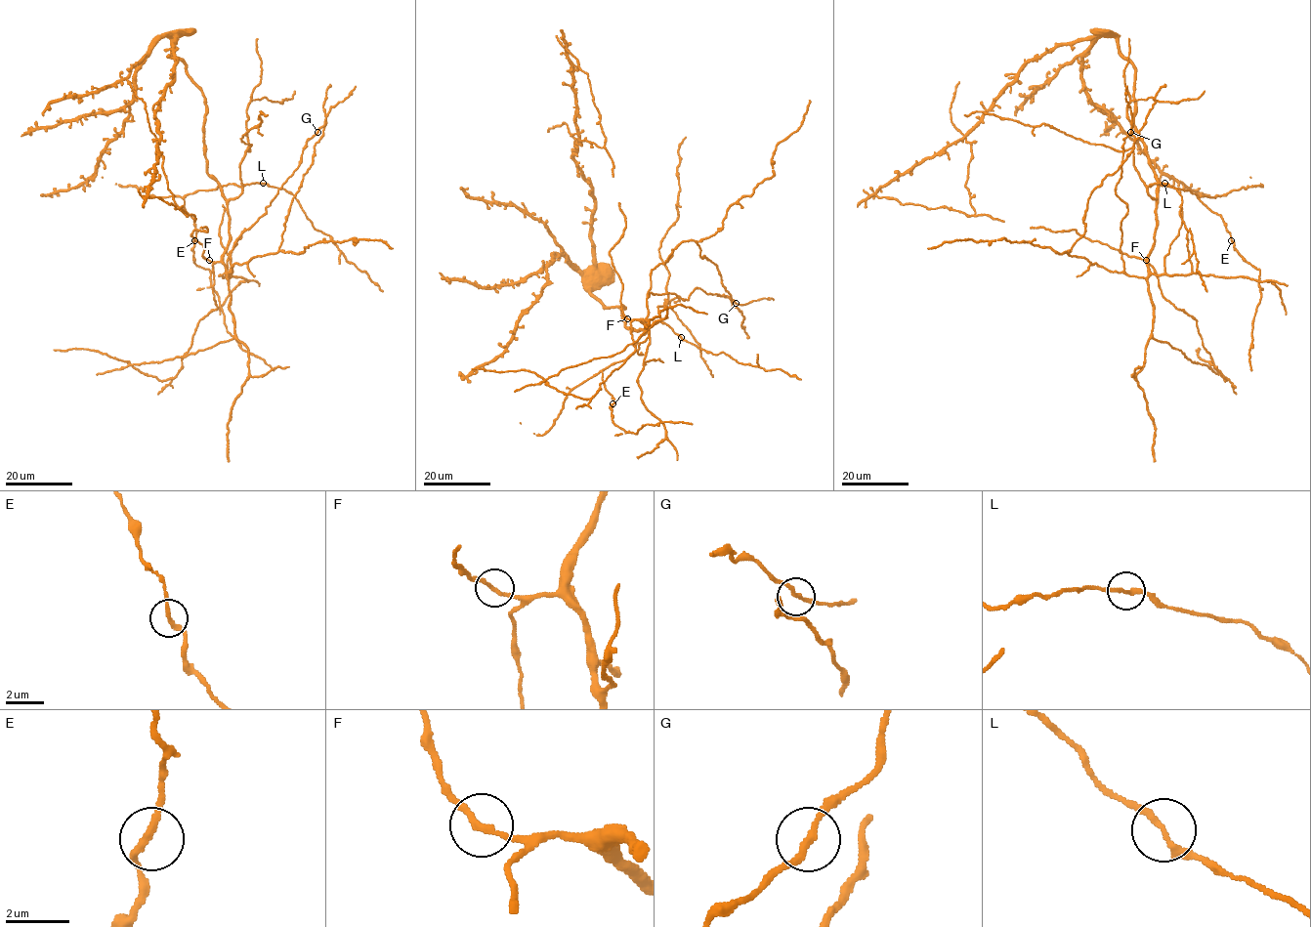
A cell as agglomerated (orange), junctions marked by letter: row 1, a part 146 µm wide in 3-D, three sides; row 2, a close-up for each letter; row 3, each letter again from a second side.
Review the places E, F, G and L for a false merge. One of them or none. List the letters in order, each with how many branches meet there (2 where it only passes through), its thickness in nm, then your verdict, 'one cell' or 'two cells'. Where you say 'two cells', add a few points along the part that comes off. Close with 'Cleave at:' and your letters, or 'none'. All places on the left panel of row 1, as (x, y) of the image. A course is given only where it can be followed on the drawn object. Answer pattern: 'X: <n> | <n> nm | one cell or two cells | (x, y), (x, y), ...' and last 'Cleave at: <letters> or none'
E: 2 | 240 nm | one cell
F: 2 | 200 nm | one cell
G: 2 | 200 nm | one cell
L: 2 | 220 nm | one cell
Cleave at: none

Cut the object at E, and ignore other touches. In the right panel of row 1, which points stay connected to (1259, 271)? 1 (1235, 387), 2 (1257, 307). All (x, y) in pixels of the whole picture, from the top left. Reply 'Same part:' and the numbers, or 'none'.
Same part: 2

